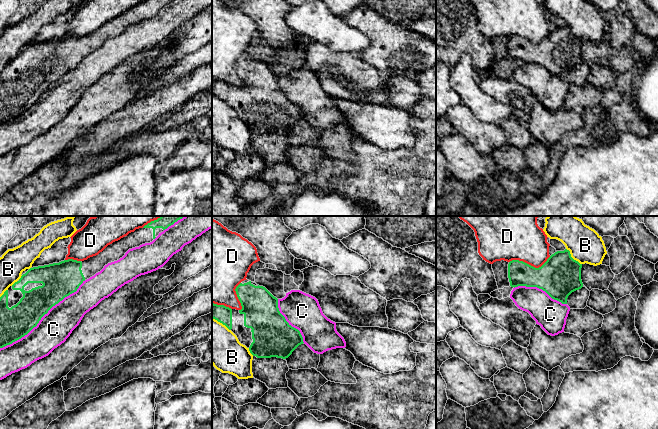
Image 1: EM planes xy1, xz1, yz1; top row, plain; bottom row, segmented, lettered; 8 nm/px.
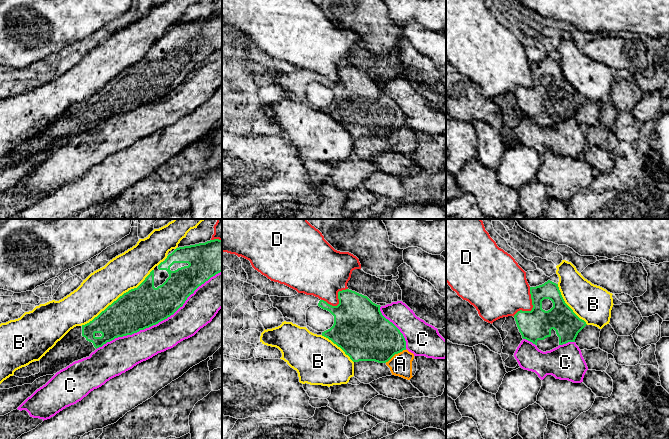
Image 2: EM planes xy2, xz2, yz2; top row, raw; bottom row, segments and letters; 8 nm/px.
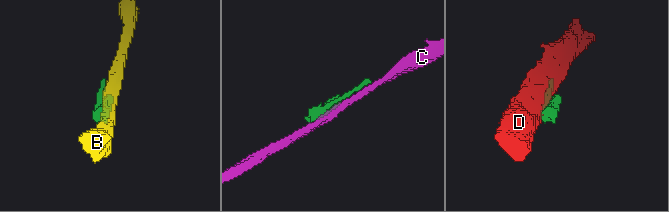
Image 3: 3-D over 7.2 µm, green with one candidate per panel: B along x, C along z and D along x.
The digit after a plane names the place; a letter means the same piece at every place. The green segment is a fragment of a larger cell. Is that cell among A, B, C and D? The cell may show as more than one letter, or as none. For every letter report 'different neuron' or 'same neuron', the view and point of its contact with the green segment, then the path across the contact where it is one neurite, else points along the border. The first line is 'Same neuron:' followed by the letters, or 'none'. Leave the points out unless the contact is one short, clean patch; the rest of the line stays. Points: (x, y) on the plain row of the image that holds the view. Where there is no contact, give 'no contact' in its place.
Same neuron: none
A: different neuron; contact xz2 (395, 129)
B: different neuron; contact xy2 (118, 74)
C: different neuron; contact xy2 (159, 97)
D: different neuron; contact yz1 (529, 41)

